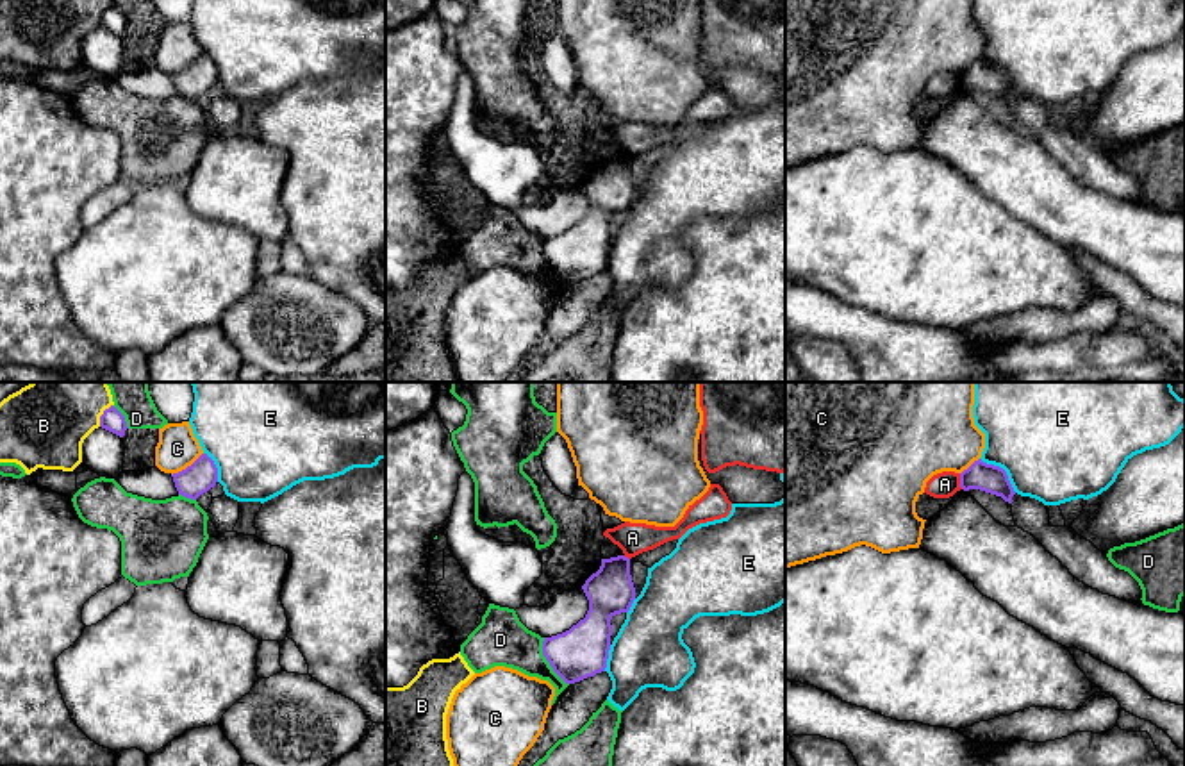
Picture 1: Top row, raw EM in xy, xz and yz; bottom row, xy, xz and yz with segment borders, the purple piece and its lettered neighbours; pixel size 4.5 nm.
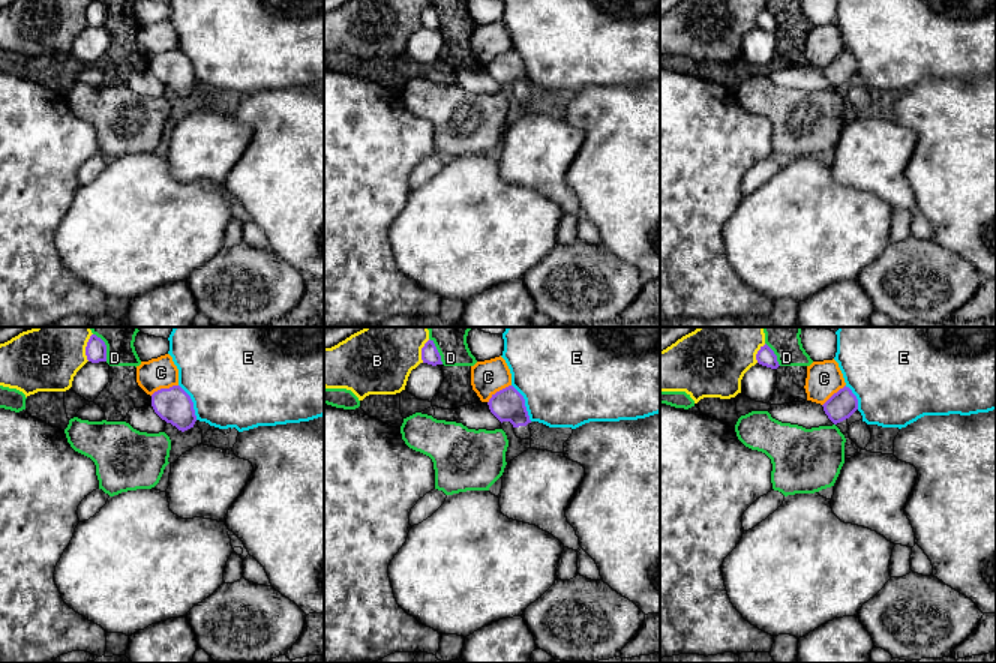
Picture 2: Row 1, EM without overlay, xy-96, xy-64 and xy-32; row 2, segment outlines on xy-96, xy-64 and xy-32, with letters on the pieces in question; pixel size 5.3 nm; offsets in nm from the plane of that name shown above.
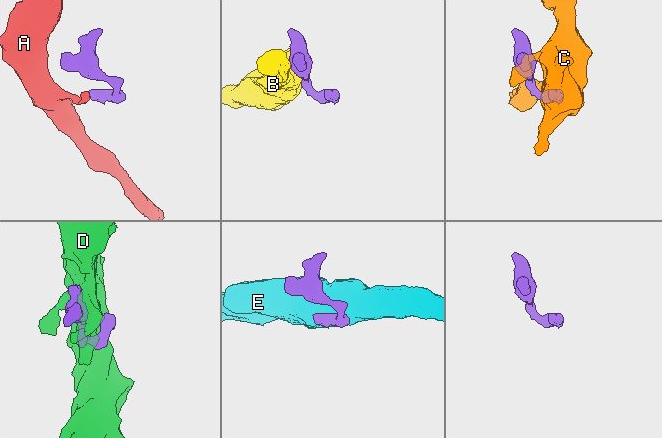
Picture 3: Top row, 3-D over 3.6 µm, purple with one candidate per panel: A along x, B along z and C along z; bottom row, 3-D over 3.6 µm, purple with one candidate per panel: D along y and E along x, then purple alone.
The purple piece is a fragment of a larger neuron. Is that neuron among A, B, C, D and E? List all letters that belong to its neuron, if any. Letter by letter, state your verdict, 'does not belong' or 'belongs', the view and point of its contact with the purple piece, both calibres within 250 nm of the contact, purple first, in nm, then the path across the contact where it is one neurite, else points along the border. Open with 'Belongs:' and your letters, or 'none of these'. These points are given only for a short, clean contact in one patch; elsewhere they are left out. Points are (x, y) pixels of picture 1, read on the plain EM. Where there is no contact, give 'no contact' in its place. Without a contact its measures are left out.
Belongs: none of these
A: does not belong; meets purple in yz at (961, 81); 130 nm thick on the purple side, 120 nm on the other; border along yz (959, 74), (962, 88)
B: does not belong; meets purple in xy at (102, 15); 100 nm thick on the purple side, 300 nm on the other
C: does not belong; meets purple in xy at (188, 66); 140 nm thick on the purple side, 190 nm on the other
D: does not belong; meets purple in xz at (546, 259); 240 nm thick on the purple side, 240 nm on the other
E: does not belong; meets purple in yz at (1003, 70); 130 nm thick on the purple side, 460 nm on the other

